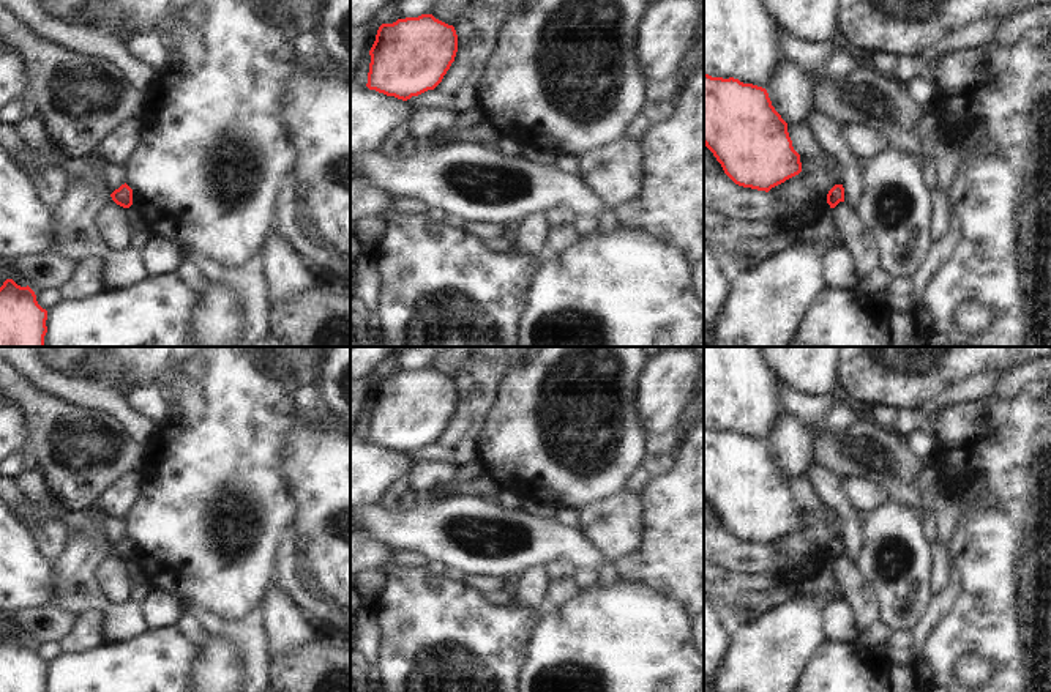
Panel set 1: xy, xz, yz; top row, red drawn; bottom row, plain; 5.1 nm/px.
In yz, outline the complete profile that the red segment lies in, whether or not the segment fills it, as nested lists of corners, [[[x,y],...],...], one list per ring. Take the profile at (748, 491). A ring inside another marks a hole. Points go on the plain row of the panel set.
[[[704,427],[704,498],[739,539],[769,545],[802,525],[787,476],[772,459],[765,441],[739,432]]]

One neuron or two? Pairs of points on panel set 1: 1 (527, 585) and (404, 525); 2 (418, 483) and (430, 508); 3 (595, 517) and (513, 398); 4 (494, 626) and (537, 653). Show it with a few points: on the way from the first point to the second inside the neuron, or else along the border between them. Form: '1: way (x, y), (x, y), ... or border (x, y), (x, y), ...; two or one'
1: border (543, 565), (529, 568), (521, 576); two
2: border (433, 494), (415, 498); two
3: border (620, 489), (576, 509); two
4: border (542, 612), (527, 640), (524, 661), (516, 675); two

